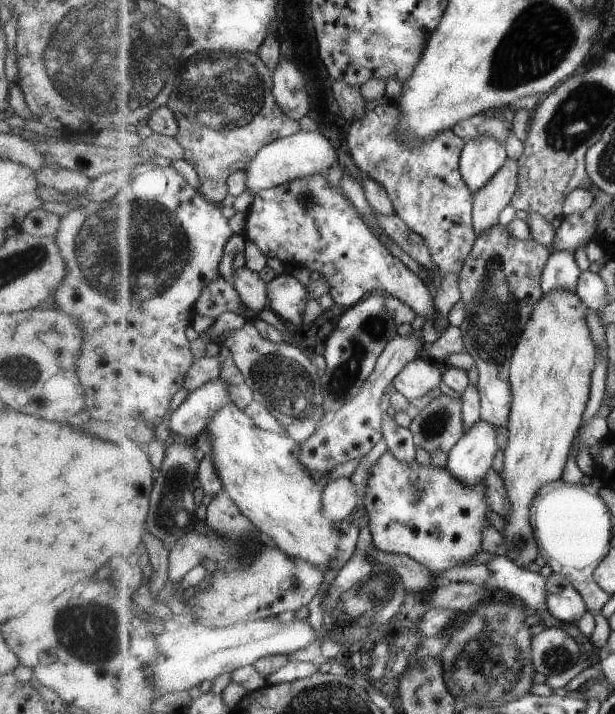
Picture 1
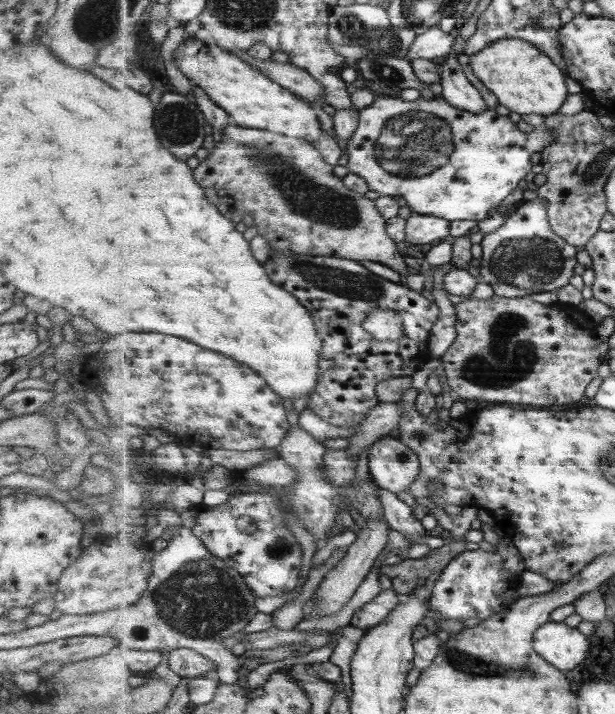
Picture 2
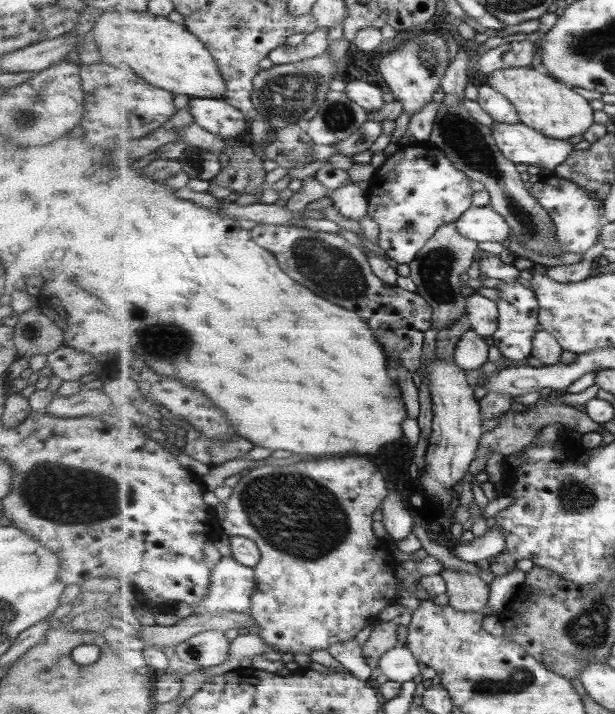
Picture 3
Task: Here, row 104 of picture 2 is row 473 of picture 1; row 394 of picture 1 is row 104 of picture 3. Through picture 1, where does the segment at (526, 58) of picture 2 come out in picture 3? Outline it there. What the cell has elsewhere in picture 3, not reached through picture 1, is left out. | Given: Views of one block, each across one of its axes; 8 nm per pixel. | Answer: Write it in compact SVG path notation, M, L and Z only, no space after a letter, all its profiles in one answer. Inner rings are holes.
M539 66L511 67L494 70L483 78L482 83L498 90L517 107L520 123L523 123L545 136L566 140L573 136L585 134L595 122L593 108L587 98L571 90L571 86L553 78Z

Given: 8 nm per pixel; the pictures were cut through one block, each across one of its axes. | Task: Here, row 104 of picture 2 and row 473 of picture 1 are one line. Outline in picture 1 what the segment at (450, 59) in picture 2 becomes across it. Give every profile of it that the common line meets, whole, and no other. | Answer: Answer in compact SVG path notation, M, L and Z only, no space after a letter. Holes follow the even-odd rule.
M480 420L448 453L445 468L463 486L484 483L489 468L499 452L497 426Z

